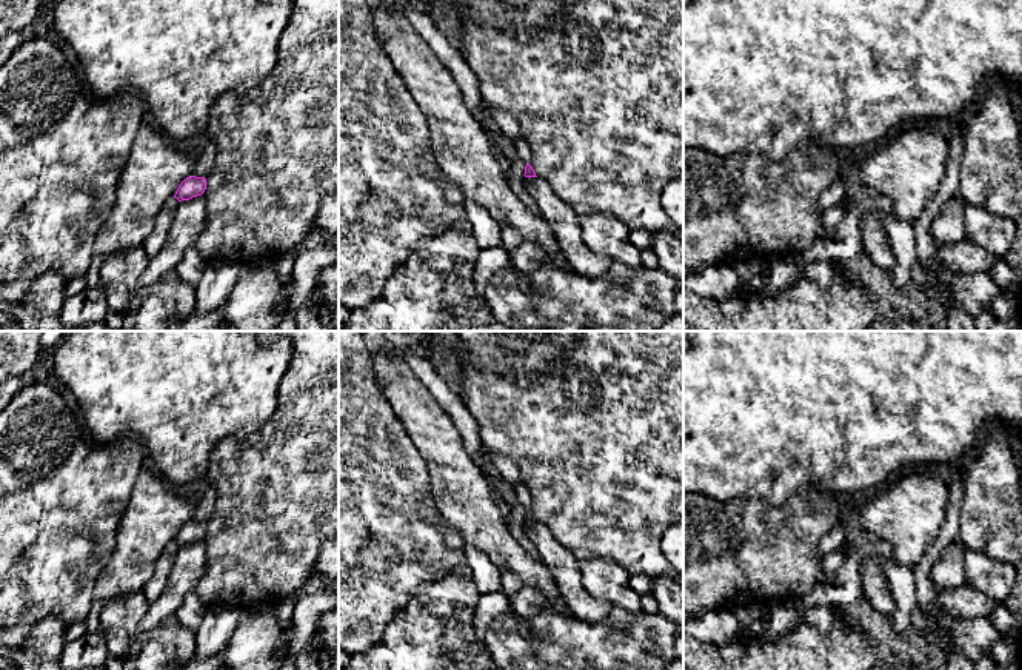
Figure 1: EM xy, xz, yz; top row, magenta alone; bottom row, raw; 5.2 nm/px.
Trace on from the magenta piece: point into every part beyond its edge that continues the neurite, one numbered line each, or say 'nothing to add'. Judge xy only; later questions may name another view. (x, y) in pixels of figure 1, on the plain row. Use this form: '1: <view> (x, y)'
nothing to add

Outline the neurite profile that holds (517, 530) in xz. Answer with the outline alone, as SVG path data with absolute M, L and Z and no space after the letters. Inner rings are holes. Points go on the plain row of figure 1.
M513 524L511 525L514 538L520 542L520 545L531 554L537 556L534 544L529 541L529 538L525 534L523 528L520 524Z

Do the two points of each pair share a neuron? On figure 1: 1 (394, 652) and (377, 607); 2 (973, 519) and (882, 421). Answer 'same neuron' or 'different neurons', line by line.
1: different neurons
2: different neurons

